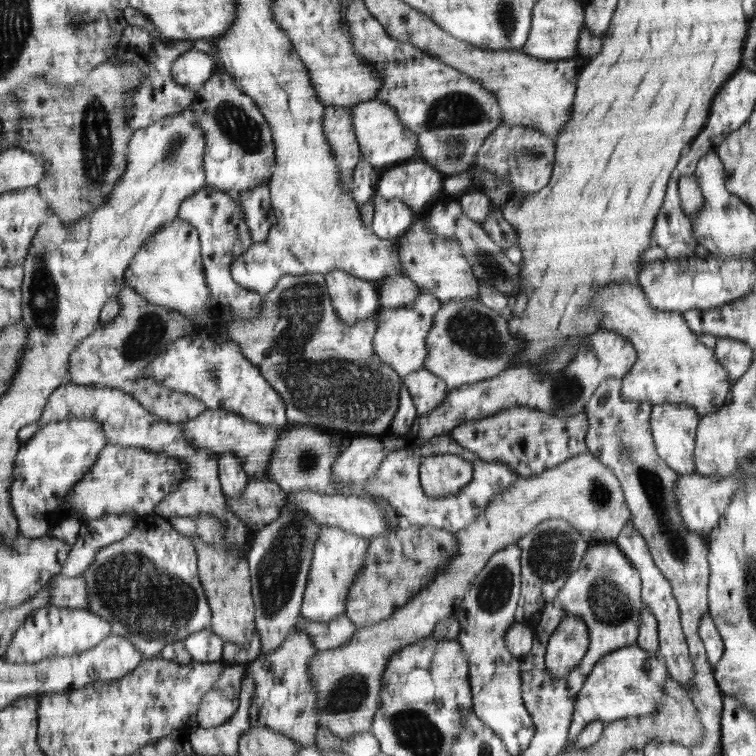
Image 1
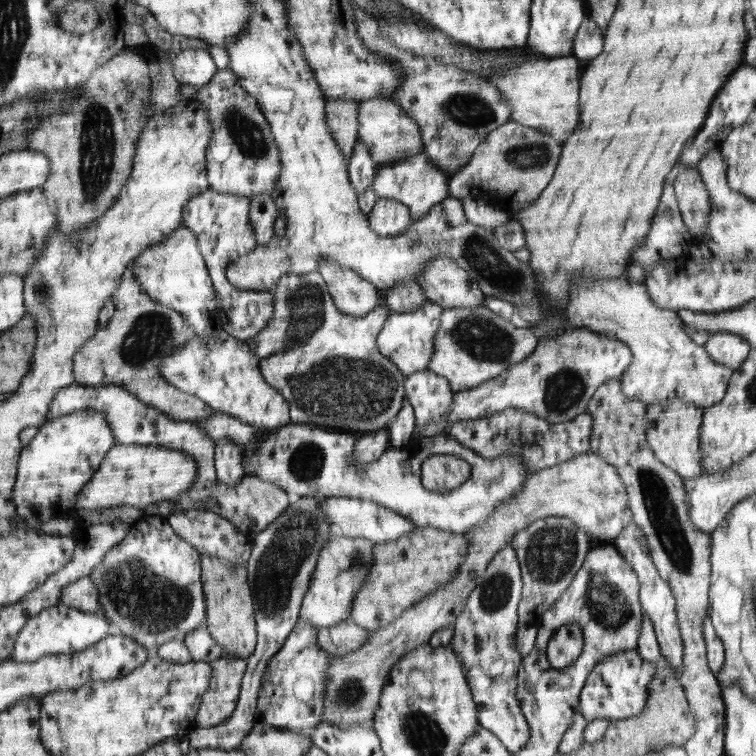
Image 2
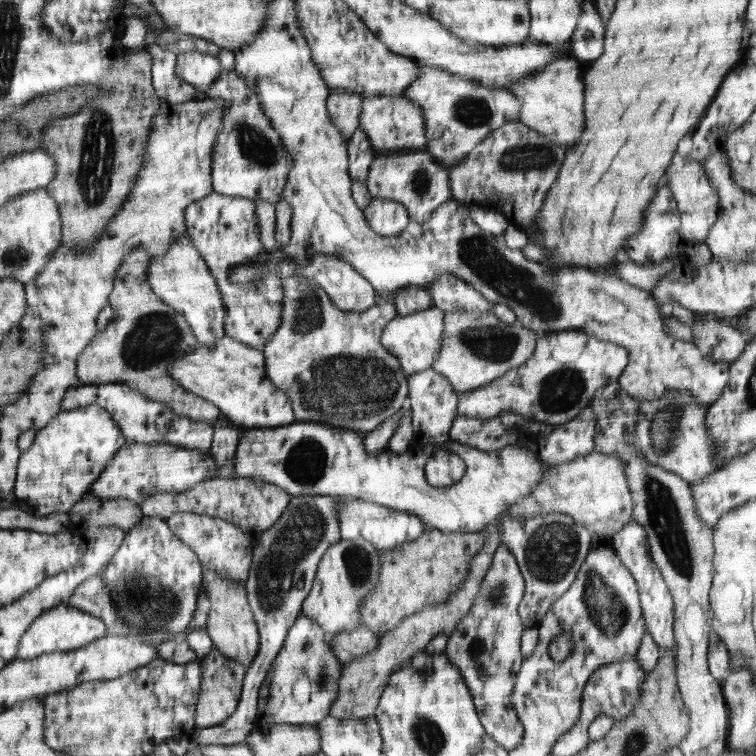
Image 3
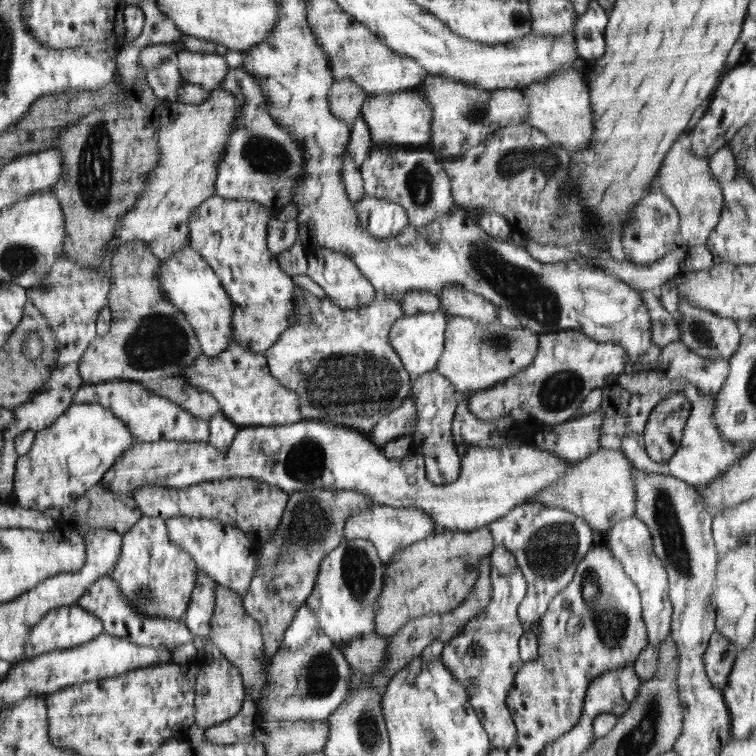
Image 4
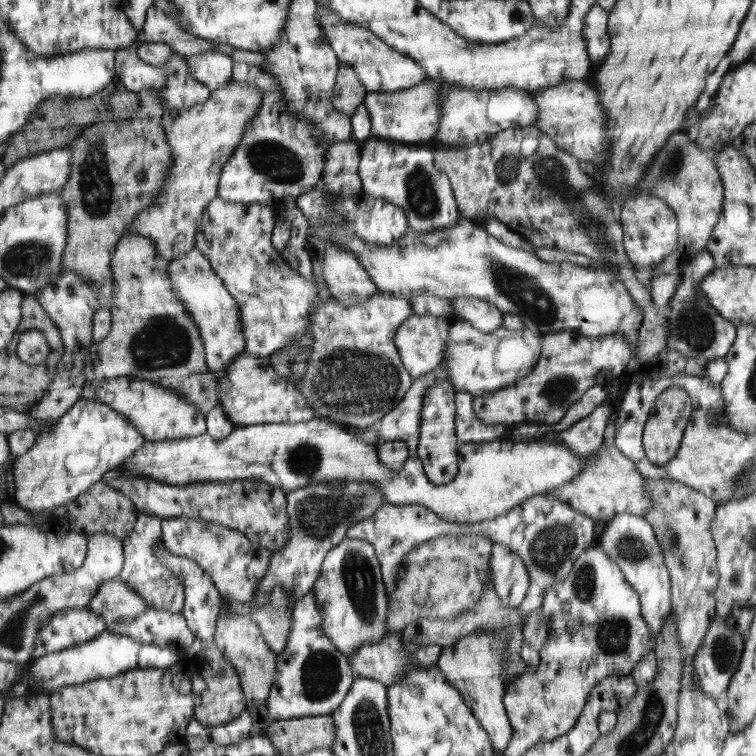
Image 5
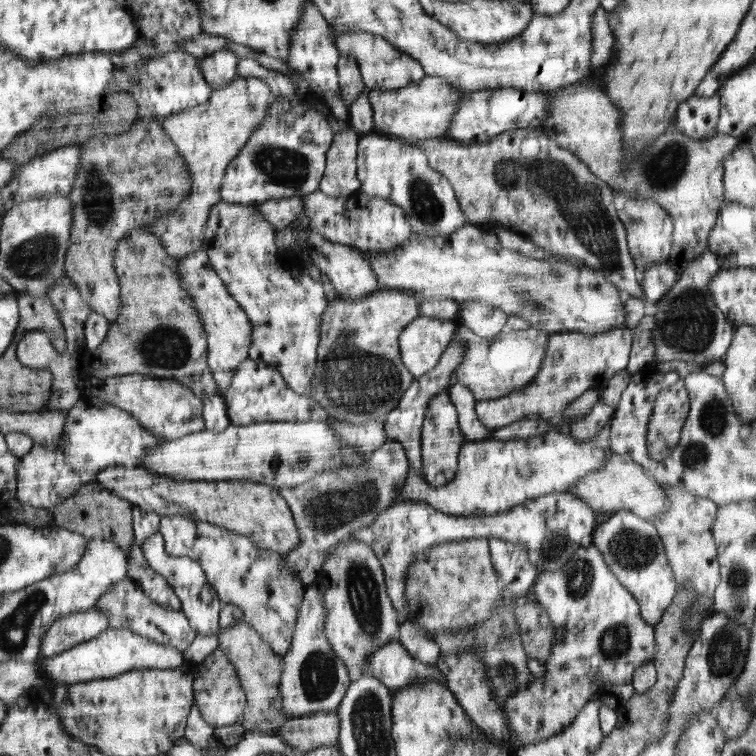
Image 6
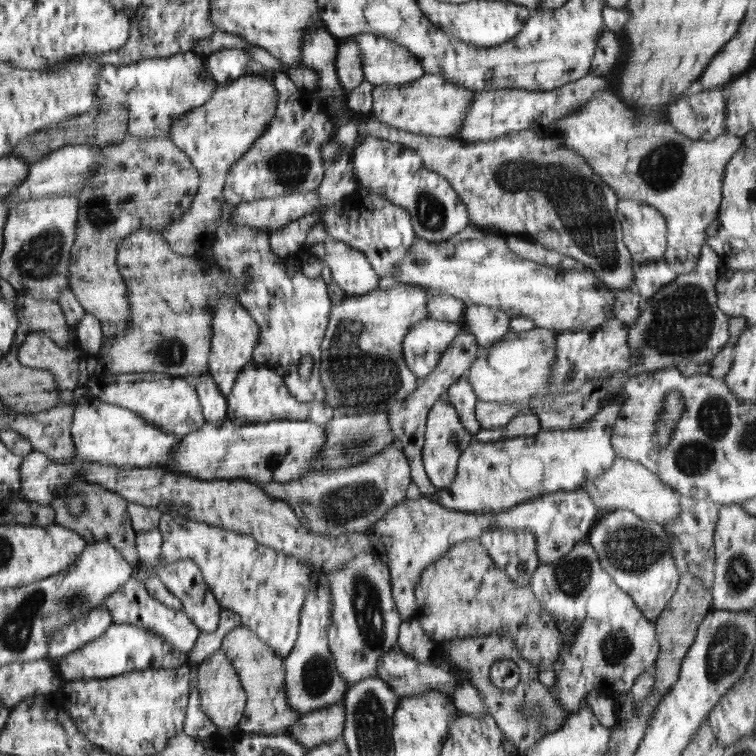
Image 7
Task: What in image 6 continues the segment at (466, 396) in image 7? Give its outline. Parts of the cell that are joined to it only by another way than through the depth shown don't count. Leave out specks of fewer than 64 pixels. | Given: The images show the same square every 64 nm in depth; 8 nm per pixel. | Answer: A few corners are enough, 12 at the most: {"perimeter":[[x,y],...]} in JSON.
{"perimeter":[[465,384],[448,388],[468,441],[490,440],[475,411],[474,392]]}

